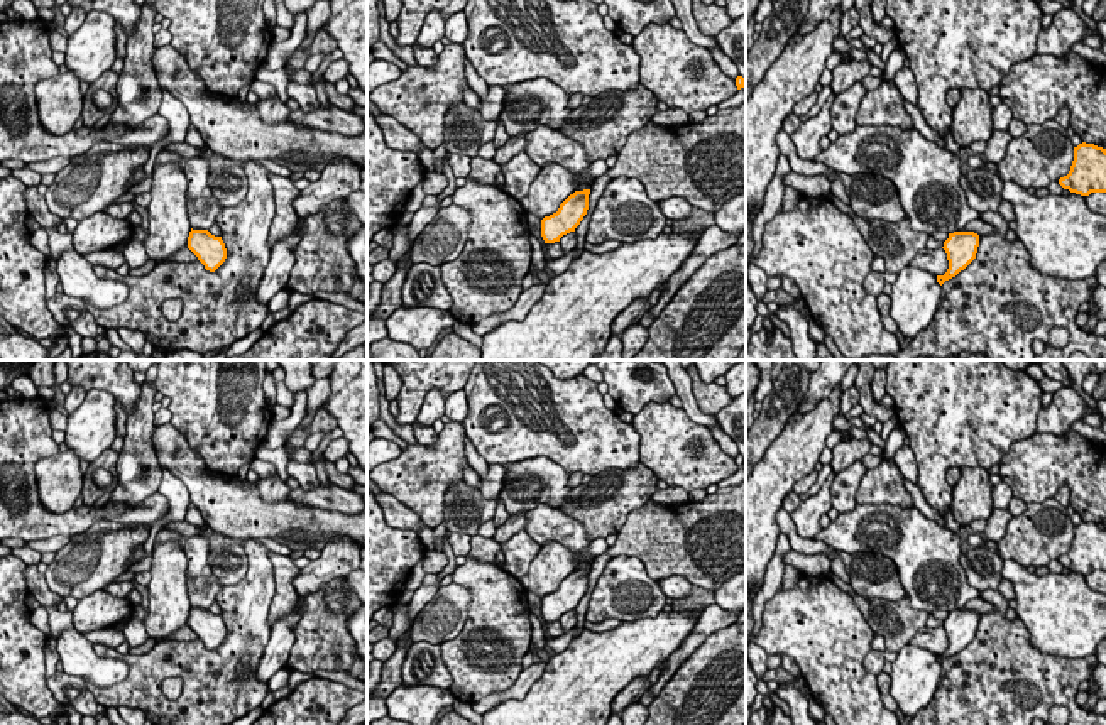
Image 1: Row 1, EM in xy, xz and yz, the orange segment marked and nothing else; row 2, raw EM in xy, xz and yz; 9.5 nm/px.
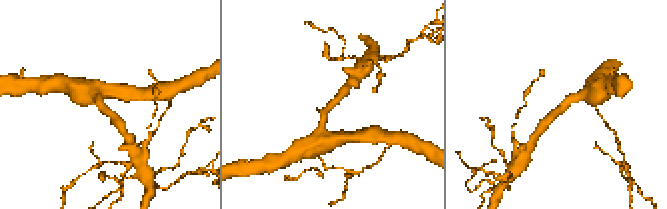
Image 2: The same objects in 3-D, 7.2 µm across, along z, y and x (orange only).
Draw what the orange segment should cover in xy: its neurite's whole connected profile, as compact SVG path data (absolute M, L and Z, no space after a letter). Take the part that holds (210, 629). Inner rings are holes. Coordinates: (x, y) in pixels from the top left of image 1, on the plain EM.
M191 607L188 615L188 627L210 651L215 651L227 637L227 627L222 615L215 615L208 608Z

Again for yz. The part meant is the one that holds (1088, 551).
M1086 521L1074 526L1070 549L1059 563L1081 575L1106 571L1106 527Z

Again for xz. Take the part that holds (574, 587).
M590 568L575 570L558 586L556 591L541 598L541 615L545 622L560 620L560 617L580 603L589 588Z

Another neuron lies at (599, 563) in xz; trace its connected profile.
M605 551L604 554L599 554L594 558L594 563L590 566L590 573L589 573L589 588L587 593L583 595L583 598L580 600L580 603L575 607L577 610L577 625L575 625L575 634L573 637L578 637L582 634L582 630L585 629L585 613L589 608L589 600L590 600L590 593L599 580L599 576L602 575L605 564L612 559L612 556Z

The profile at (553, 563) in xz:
M548 541L529 564L528 590L541 598L556 591L560 583L575 571L580 558L563 544Z

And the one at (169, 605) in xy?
M154 541L149 591L149 613L144 619L149 637L159 641L171 637L188 625L191 610L186 586L188 559L181 544Z

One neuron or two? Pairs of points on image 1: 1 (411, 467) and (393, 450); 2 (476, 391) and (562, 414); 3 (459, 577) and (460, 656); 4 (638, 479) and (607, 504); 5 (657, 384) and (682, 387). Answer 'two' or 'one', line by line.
1: two
2: one
3: one
4: one
5: two

